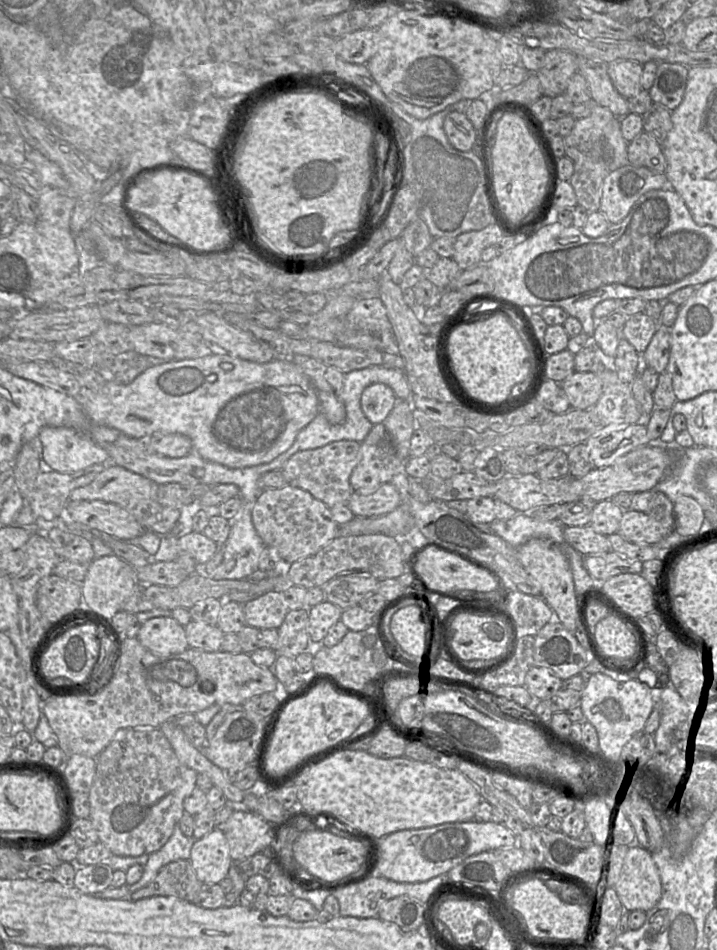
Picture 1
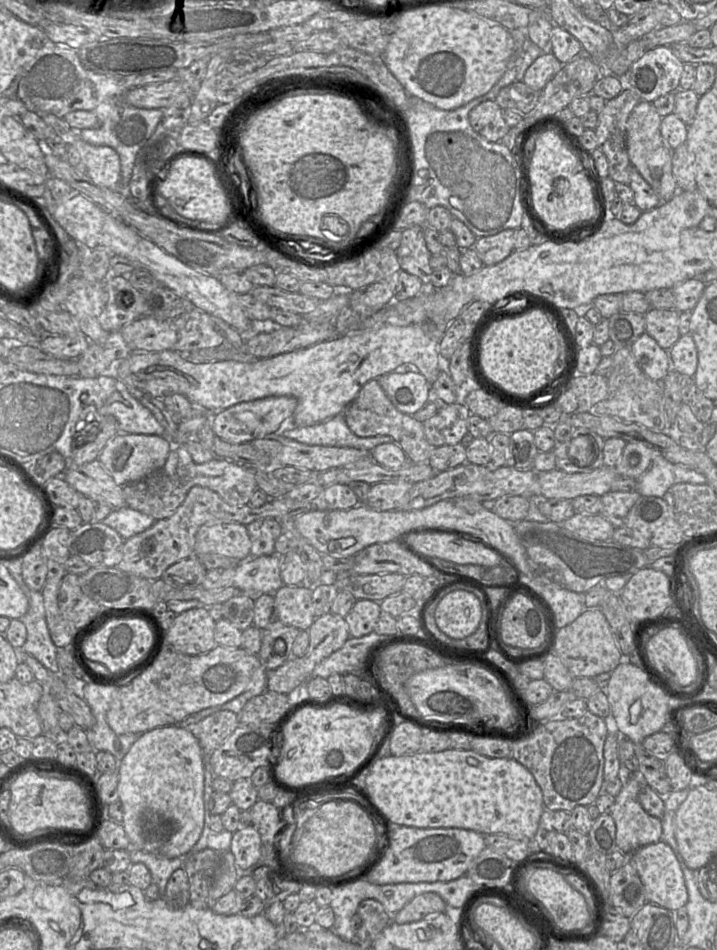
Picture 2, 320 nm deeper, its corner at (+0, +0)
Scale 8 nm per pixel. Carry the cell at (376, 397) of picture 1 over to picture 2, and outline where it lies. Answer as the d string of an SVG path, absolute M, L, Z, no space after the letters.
M415 367L406 372L391 372L378 378L393 405L402 413L413 415L430 401L431 384Z

